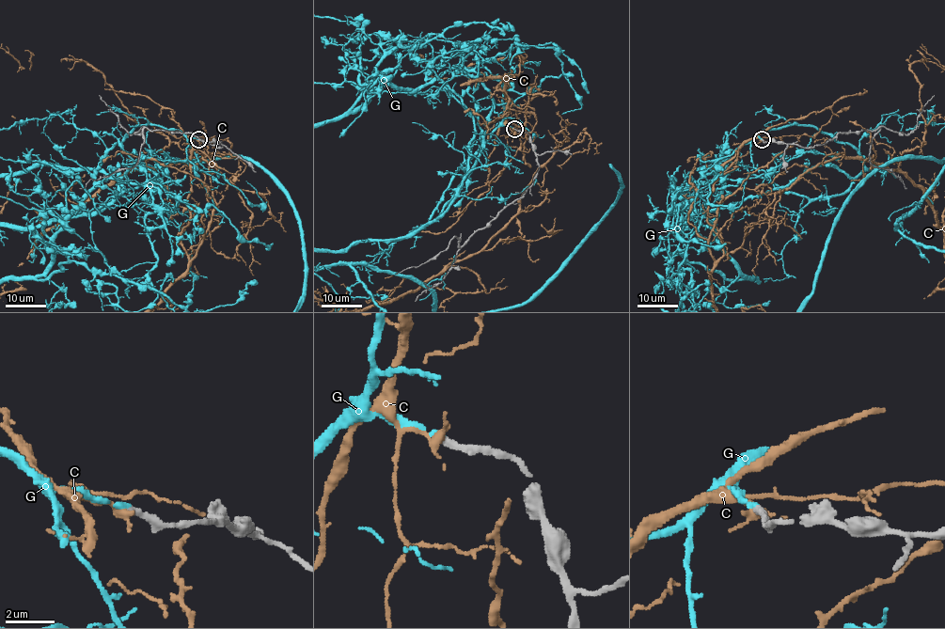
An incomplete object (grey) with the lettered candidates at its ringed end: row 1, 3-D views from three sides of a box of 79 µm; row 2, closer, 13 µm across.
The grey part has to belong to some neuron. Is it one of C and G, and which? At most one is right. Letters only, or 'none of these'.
G

